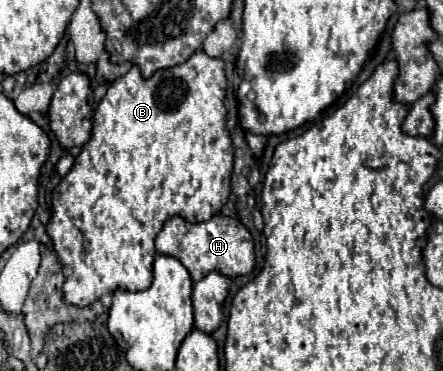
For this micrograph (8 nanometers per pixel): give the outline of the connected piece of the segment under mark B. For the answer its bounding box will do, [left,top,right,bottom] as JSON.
[48,50,234,306]

